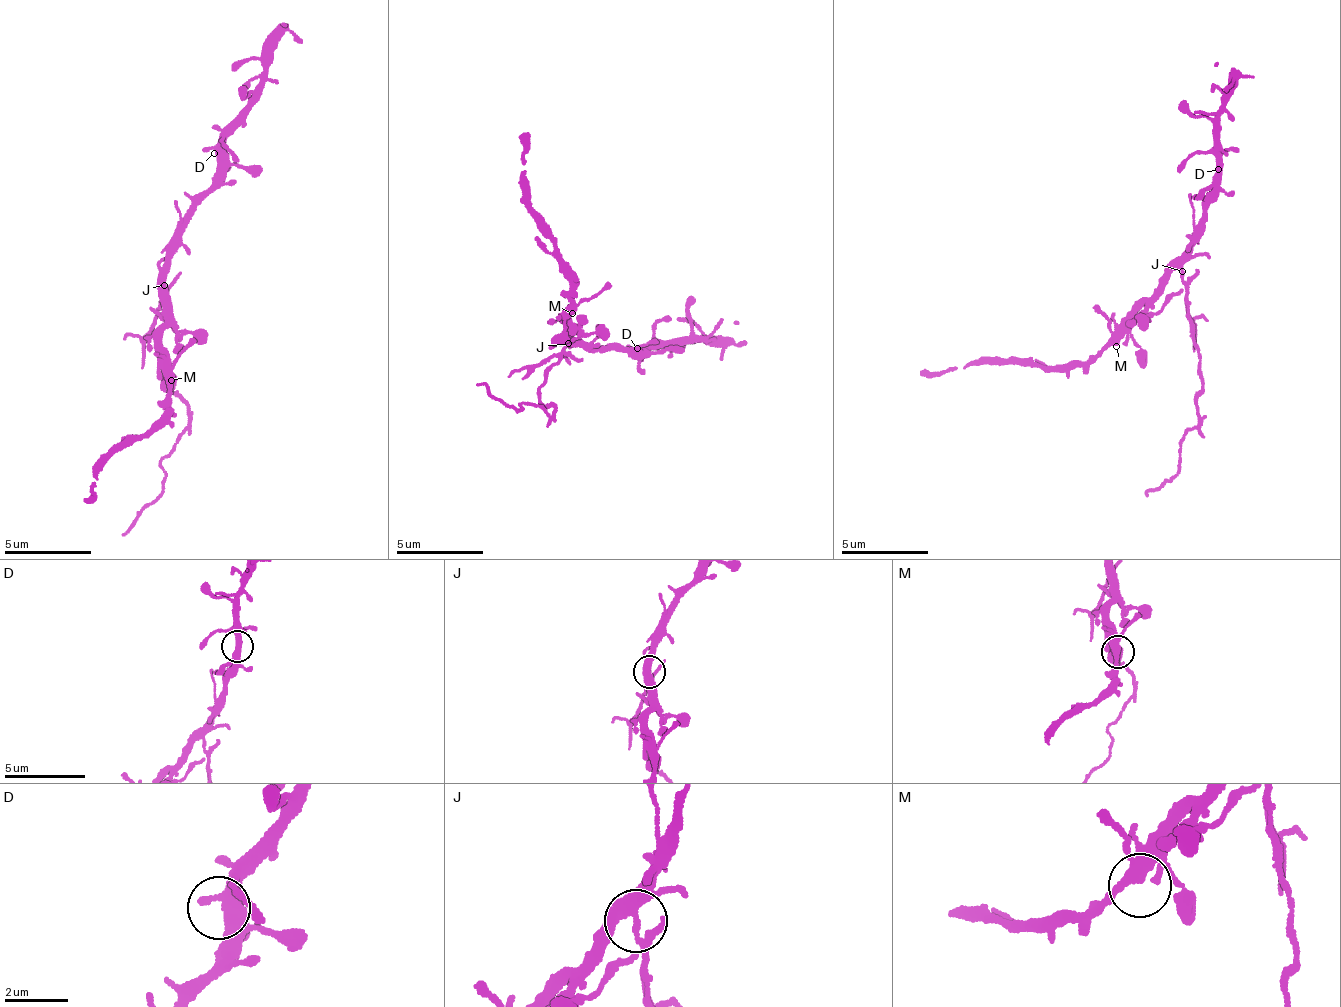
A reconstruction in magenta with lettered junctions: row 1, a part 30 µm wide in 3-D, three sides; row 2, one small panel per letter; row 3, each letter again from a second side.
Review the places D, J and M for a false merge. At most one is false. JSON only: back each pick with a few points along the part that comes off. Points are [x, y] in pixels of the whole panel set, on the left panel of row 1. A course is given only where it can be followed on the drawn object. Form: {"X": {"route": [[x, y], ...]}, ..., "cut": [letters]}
{"J": {"route": [[164, 284], [160, 376], [186, 405], [186, 425], [160, 463], [163, 490], [120, 537]]}, "cut": ["J"]}

